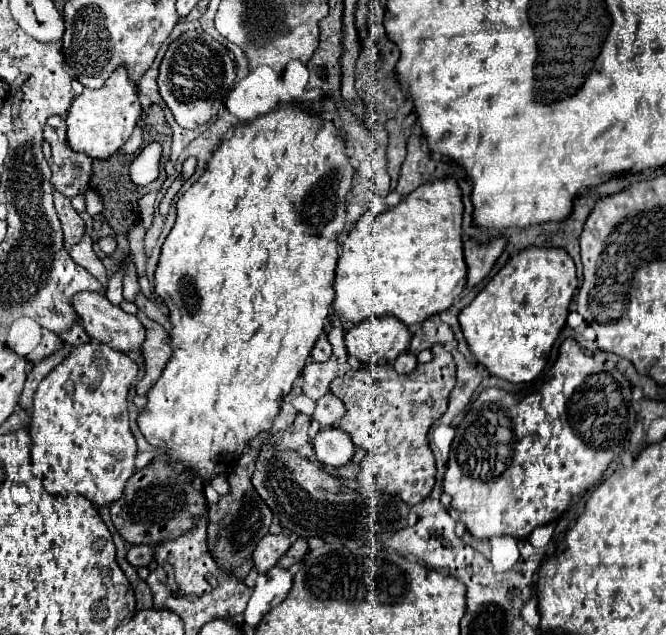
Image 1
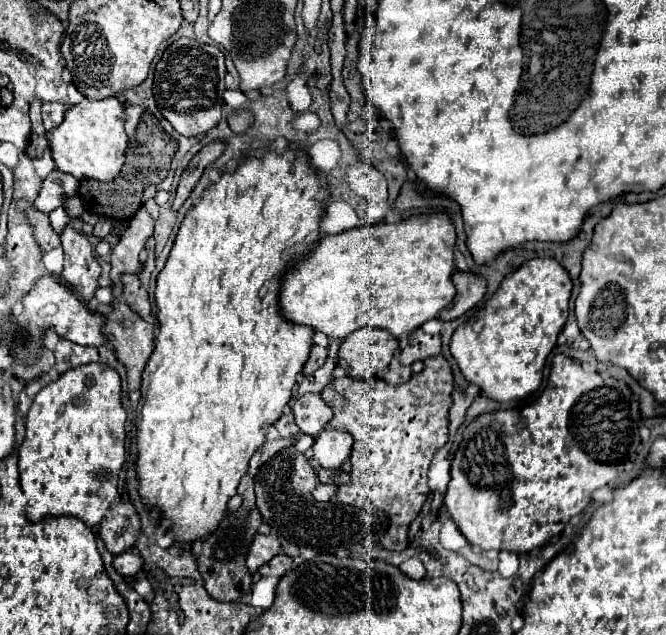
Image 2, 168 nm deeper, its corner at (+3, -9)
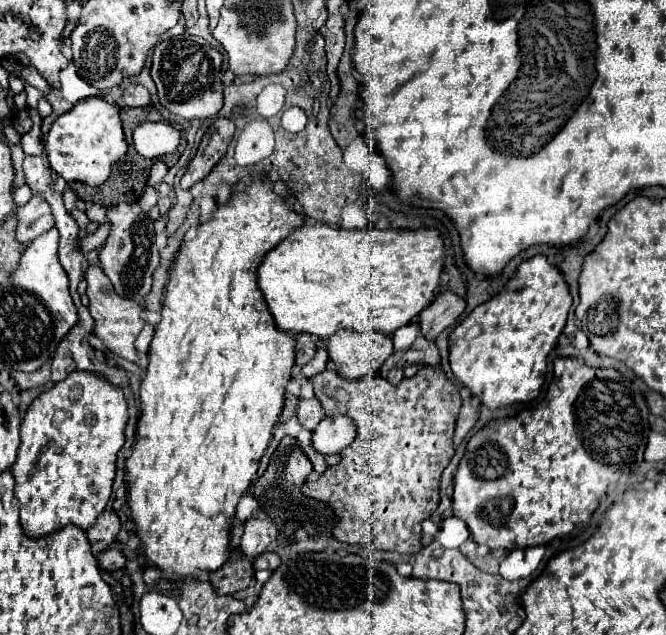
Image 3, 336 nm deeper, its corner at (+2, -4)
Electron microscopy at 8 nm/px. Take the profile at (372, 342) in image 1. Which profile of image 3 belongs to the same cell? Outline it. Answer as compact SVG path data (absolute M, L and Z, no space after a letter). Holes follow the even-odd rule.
M343 329L329 337L327 351L339 375L347 379L361 379L381 369L381 365L391 357L393 339L377 331L357 333Z

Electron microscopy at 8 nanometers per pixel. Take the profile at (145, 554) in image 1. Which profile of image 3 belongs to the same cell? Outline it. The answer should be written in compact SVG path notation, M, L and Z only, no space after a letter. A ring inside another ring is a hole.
M107 549L99 555L99 565L107 571L115 571L115 569L123 569L127 563L125 555L119 549Z

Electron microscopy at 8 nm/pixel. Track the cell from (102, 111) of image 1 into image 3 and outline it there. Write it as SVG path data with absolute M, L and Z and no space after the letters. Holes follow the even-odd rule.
M103 97L79 101L53 121L49 133L45 135L45 151L51 169L67 183L69 181L81 181L89 185L105 183L127 153L127 141L121 127L119 107L115 103L105 101Z

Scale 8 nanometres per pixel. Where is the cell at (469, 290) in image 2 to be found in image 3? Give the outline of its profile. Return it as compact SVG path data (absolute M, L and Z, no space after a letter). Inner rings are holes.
M445 289L441 291L435 301L419 315L421 333L427 339L435 339L443 329L453 325L457 317L465 311L465 299L457 293Z

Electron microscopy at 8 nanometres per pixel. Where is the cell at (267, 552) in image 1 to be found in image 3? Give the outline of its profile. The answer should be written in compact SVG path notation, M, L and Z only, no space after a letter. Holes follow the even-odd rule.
M261 517L261 519L247 519L245 523L245 533L241 537L241 551L249 557L255 559L257 555L265 553L269 545L277 537L277 527L271 519Z

